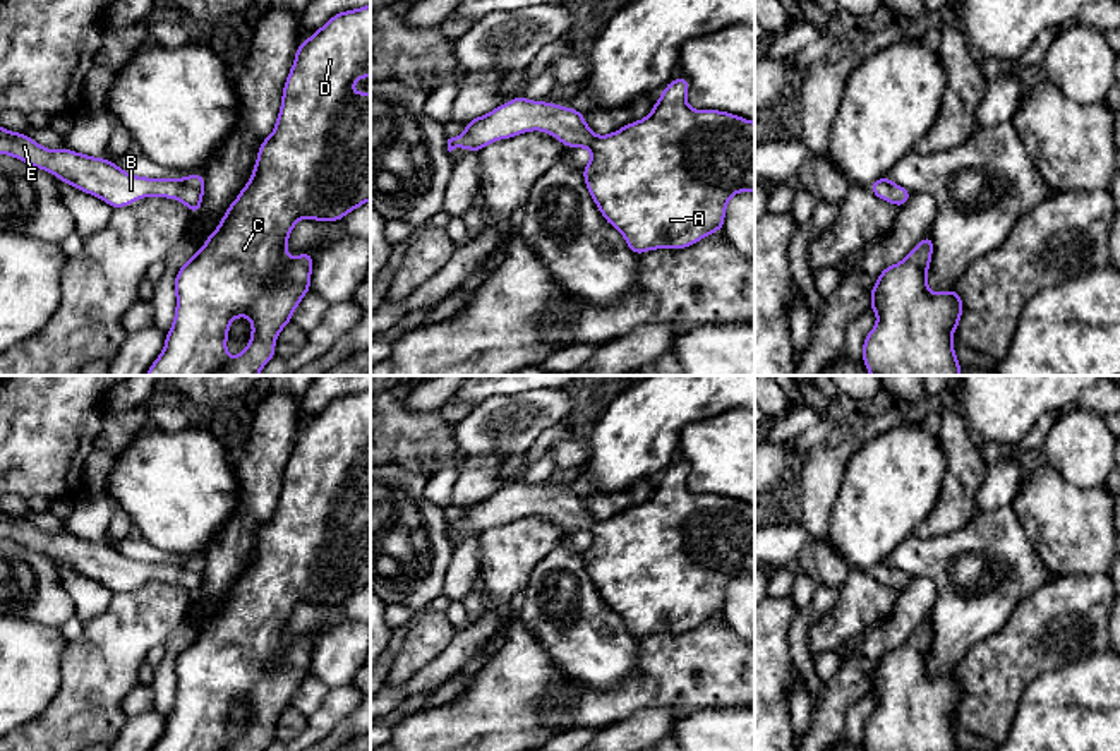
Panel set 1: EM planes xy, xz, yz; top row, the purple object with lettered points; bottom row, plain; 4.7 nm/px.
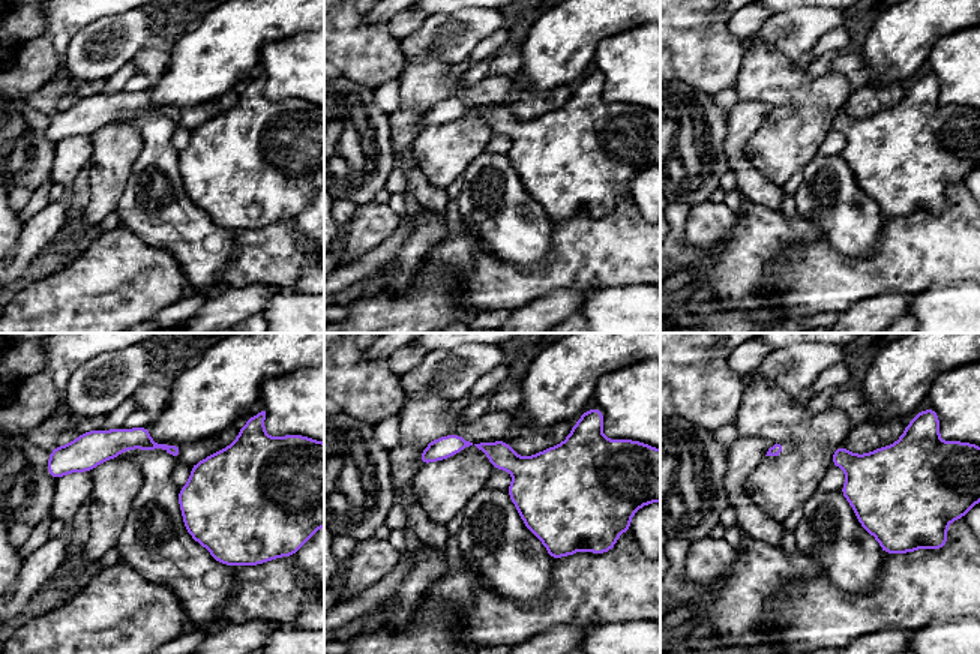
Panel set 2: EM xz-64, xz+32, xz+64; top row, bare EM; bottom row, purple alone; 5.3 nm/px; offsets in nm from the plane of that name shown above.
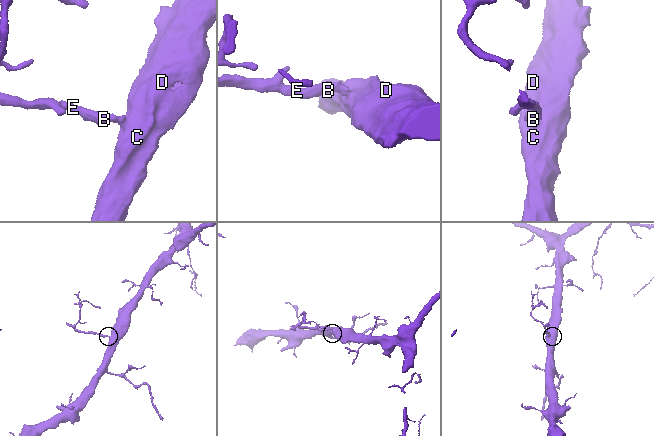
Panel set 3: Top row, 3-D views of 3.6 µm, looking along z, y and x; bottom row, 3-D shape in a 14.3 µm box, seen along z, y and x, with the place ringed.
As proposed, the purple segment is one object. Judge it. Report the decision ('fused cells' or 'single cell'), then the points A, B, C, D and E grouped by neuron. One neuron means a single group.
single cell; A B C D E

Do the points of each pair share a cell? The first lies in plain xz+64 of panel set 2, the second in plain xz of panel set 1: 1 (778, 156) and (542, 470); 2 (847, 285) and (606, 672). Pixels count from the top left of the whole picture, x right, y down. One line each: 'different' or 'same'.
1: different
2: different

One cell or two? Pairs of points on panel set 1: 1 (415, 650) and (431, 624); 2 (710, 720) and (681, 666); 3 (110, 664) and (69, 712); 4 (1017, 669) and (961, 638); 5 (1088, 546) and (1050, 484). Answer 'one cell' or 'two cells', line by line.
1: one cell
2: two cells
3: one cell
4: two cells
5: one cell

